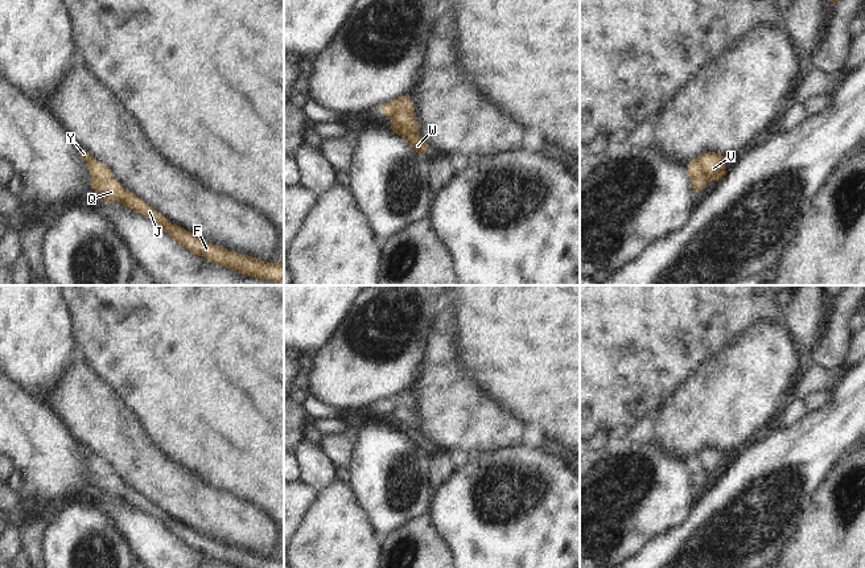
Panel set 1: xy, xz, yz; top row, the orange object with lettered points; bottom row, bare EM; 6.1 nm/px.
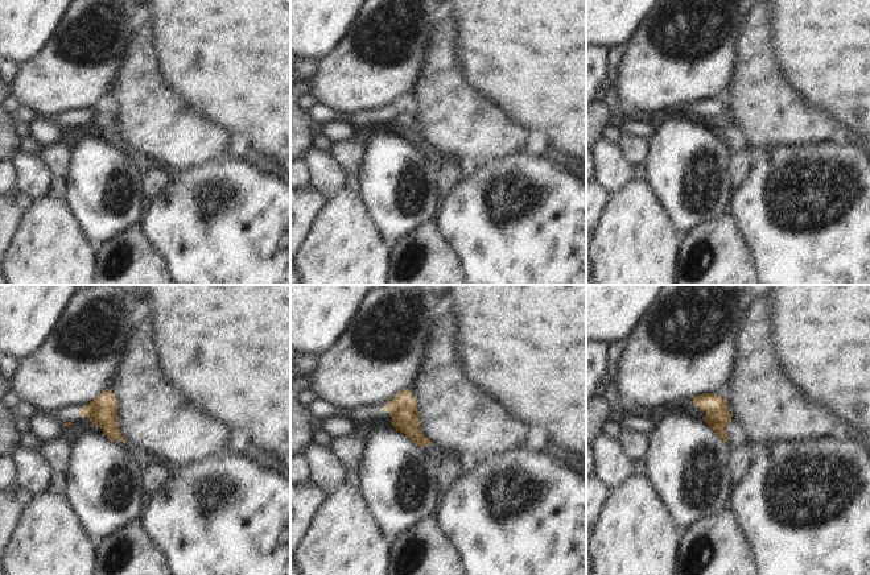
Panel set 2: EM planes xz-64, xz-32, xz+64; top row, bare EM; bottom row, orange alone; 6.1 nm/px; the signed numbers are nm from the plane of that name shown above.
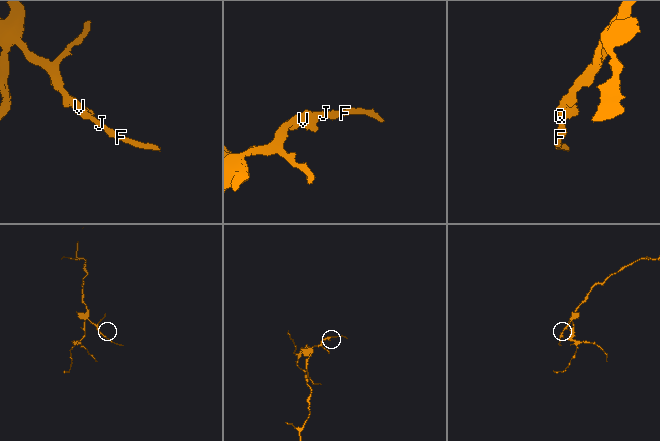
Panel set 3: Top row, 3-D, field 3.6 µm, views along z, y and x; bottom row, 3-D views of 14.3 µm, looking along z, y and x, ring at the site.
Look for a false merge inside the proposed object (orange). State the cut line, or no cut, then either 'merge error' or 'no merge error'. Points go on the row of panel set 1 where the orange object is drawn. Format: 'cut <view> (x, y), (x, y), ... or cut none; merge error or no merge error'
cut xz (404, 97), (402, 106), (412, 112); merge error

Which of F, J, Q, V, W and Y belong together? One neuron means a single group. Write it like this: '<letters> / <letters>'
F J Q / V W Y

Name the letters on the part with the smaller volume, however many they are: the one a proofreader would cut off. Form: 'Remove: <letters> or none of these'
Remove: F, J, Q

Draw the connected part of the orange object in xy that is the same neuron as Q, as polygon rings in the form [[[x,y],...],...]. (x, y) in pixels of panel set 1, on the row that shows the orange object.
[[[115,178],[106,181],[90,180],[91,188],[98,192],[106,202],[121,202],[125,207],[149,218],[160,226],[176,243],[186,247],[191,254],[209,259],[217,266],[223,266],[238,273],[265,279],[268,281],[284,281],[284,266],[281,263],[267,263],[248,255],[228,251],[205,239],[195,238],[184,227],[172,223],[152,206],[145,203],[129,190],[124,189]]]

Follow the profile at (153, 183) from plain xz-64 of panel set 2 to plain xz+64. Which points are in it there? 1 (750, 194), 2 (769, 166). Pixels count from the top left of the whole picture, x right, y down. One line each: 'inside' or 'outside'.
1: outside
2: outside

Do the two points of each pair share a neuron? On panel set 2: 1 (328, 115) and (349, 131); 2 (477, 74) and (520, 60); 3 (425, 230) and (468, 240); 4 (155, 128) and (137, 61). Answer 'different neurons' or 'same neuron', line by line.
1: different neurons
2: same neuron
3: different neurons
4: same neuron

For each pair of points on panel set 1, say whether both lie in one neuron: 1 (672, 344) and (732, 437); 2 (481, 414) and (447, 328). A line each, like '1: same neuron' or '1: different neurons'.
1: different neurons
2: same neuron

